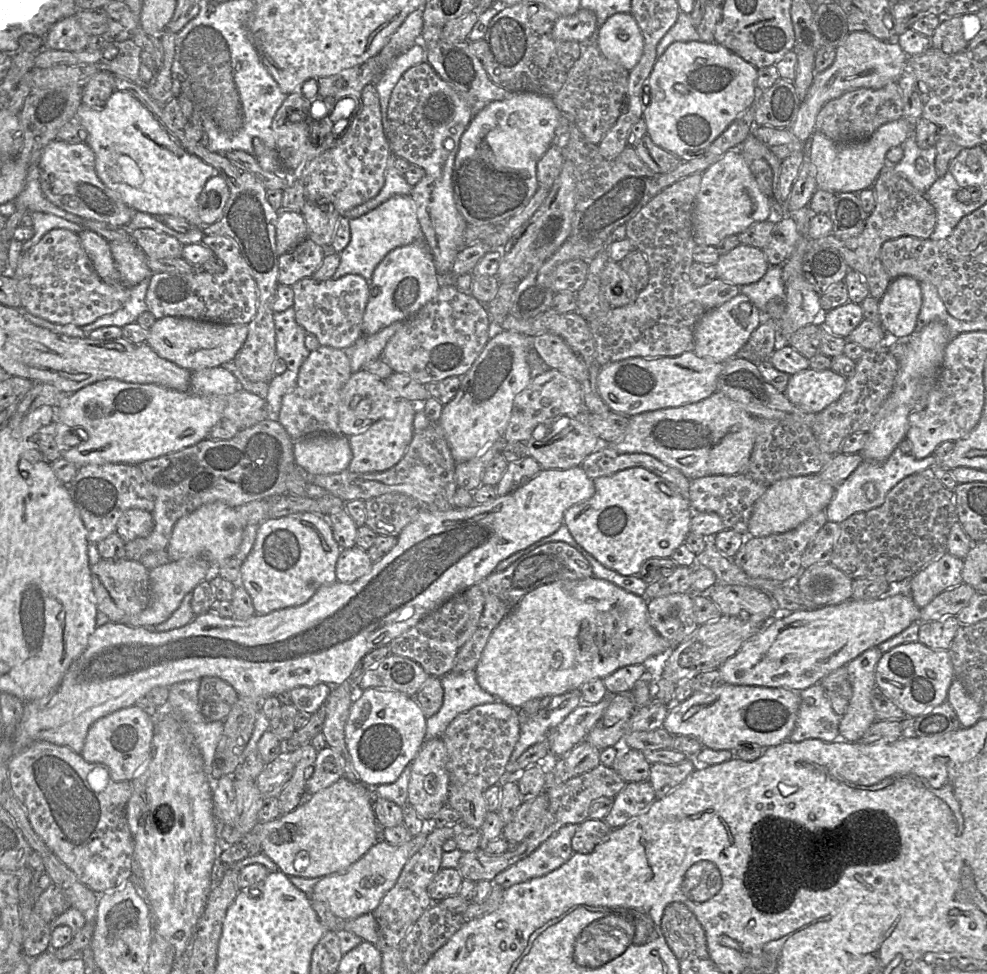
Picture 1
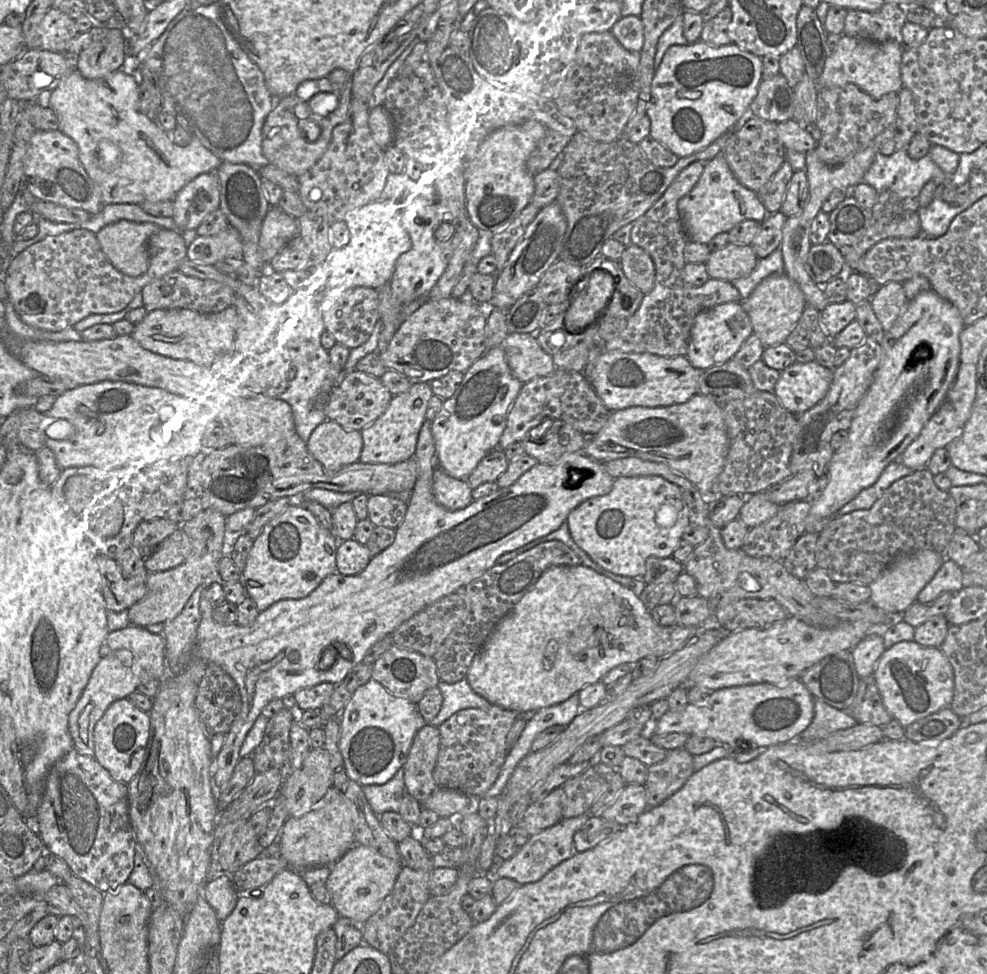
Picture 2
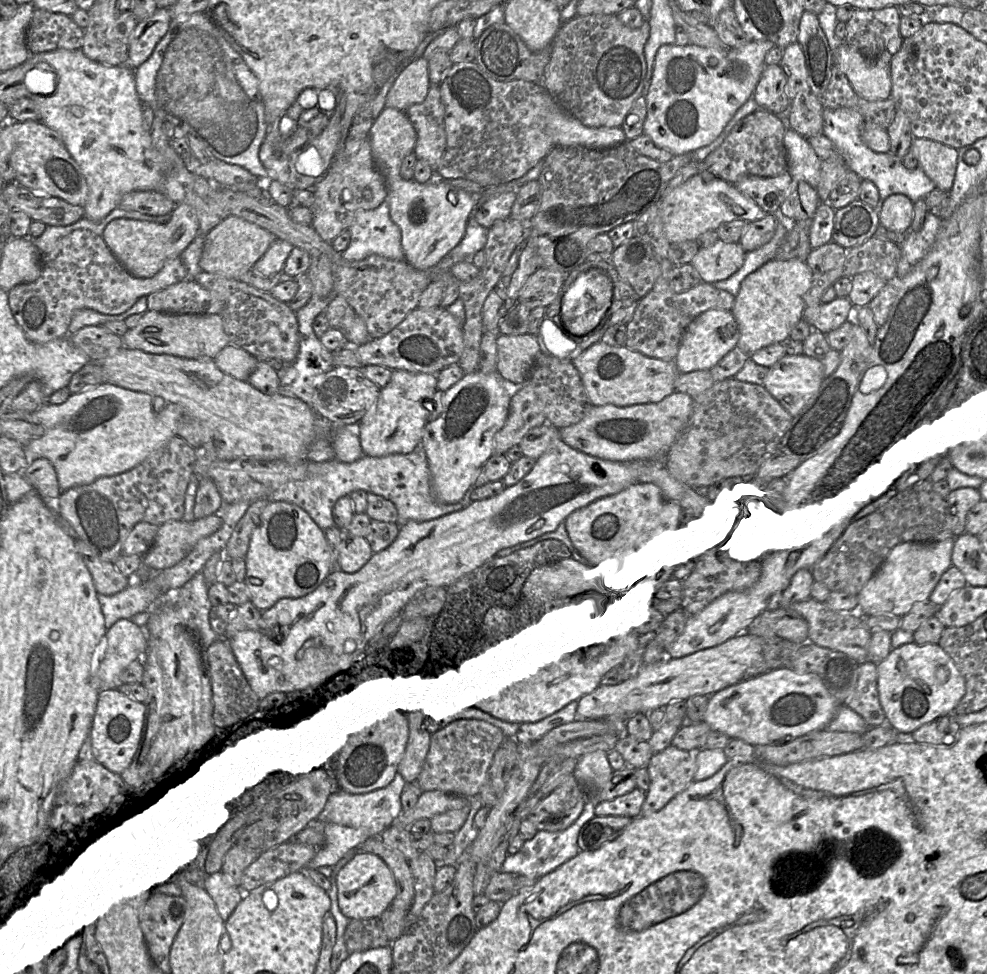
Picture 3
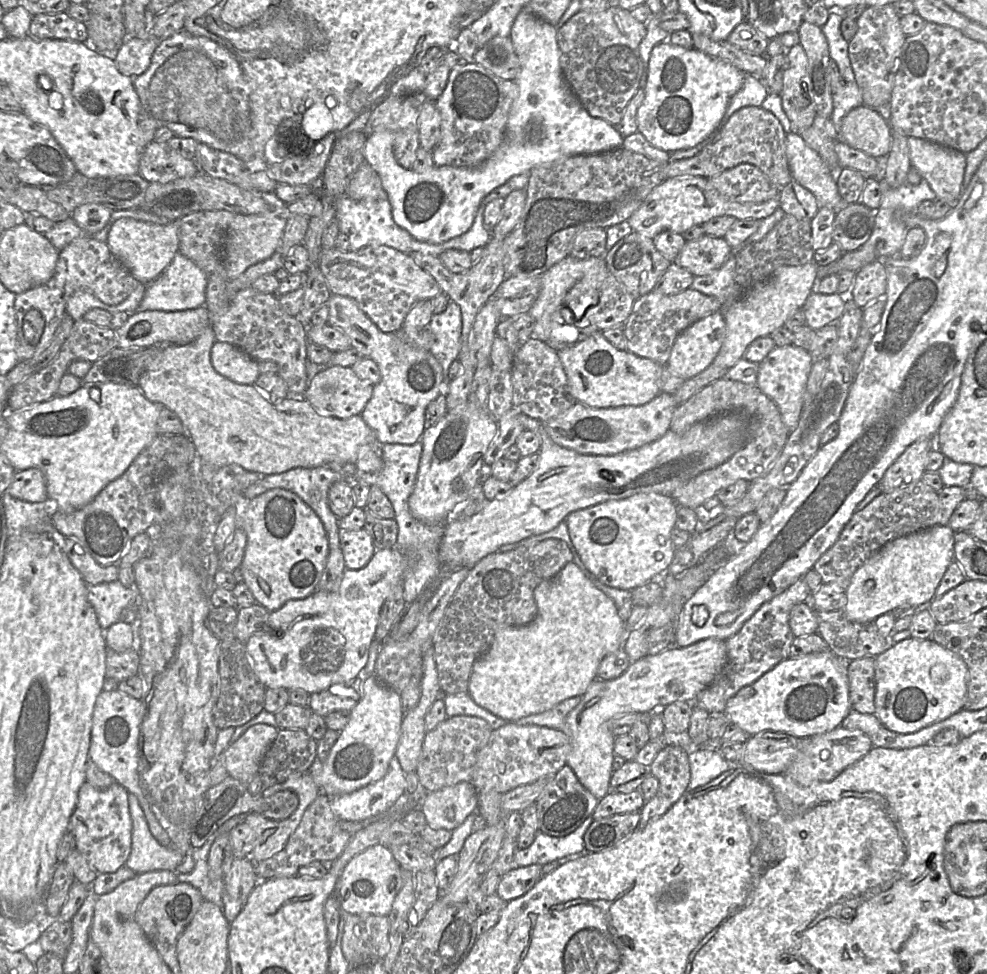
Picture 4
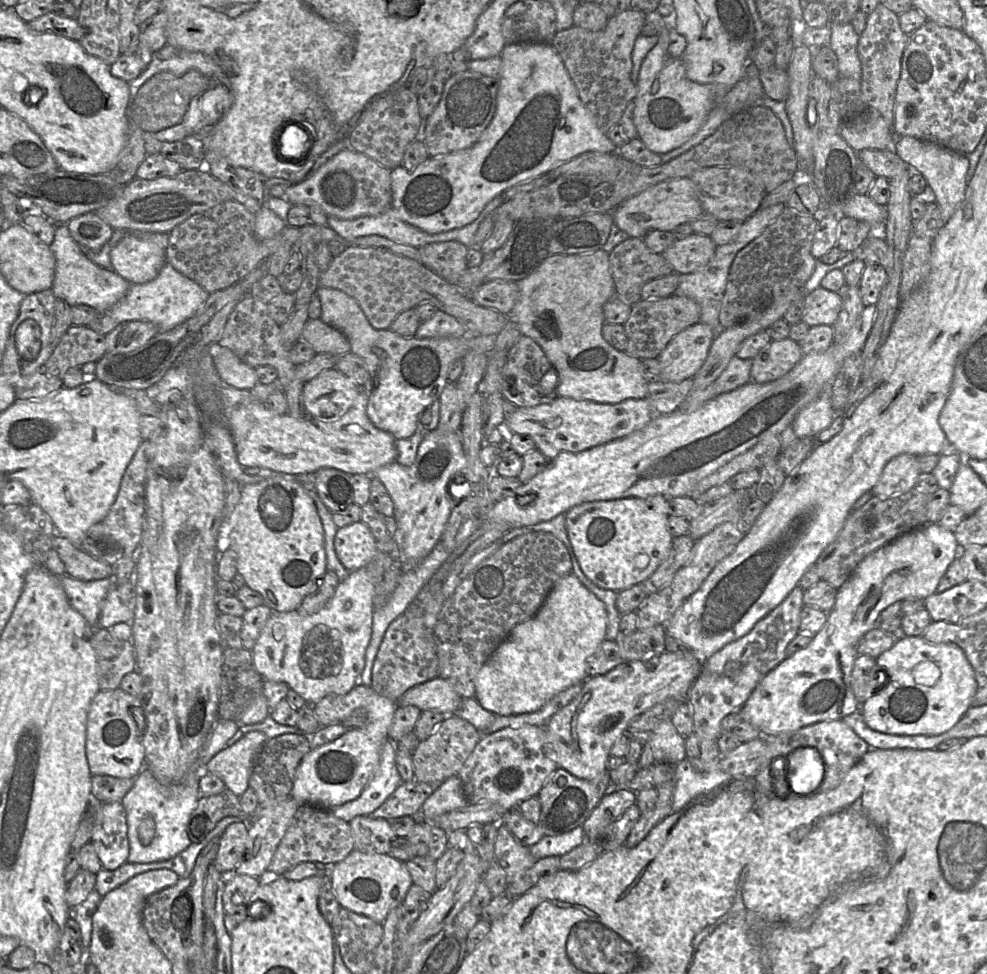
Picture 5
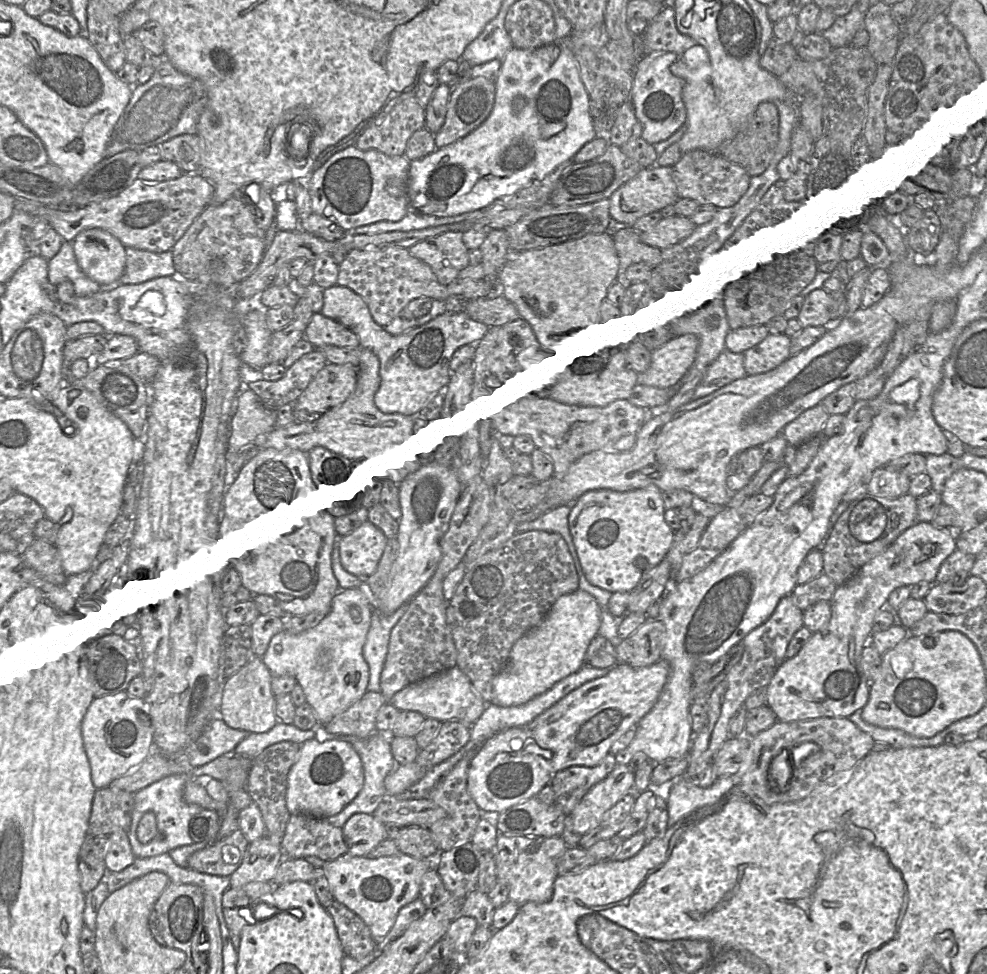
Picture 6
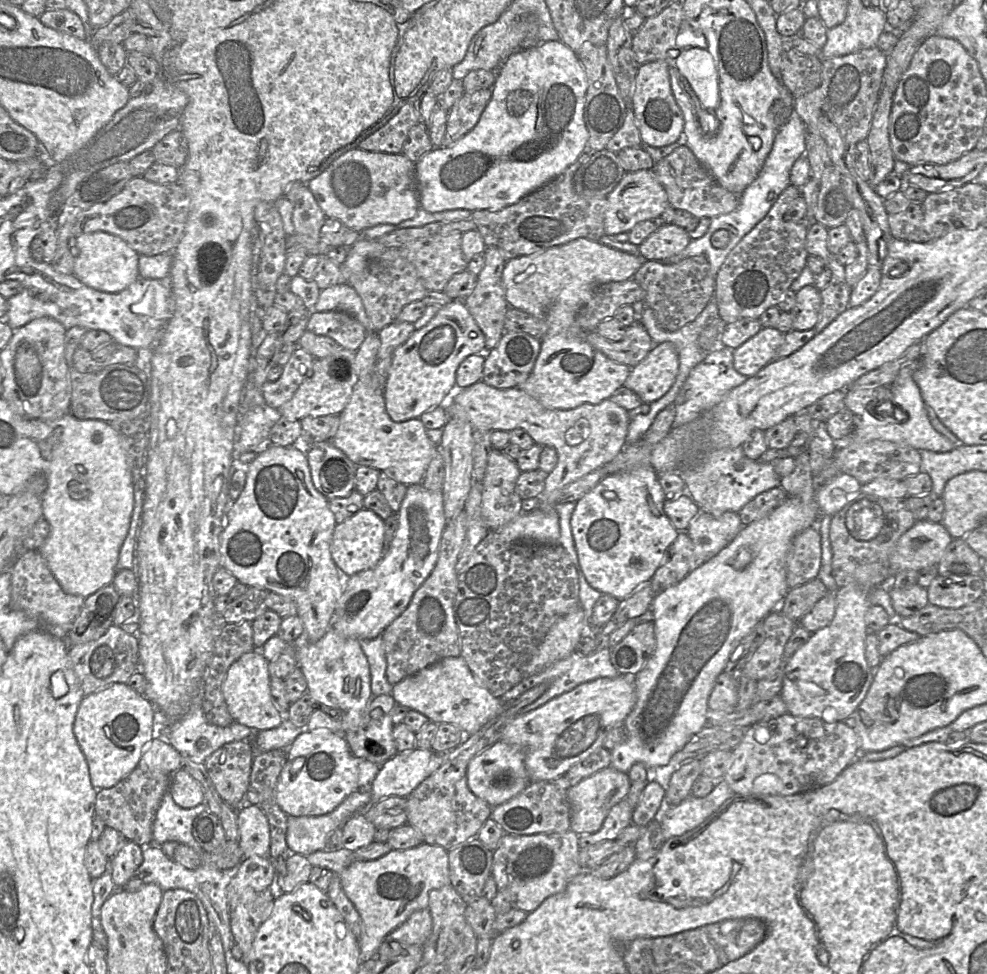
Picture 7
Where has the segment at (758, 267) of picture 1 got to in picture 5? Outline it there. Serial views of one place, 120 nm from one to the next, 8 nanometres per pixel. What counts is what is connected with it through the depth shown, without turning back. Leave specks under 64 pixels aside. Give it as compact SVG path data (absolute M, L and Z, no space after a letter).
M693 232L683 239L676 239L661 255L674 272L688 274L705 266L716 246L710 236Z

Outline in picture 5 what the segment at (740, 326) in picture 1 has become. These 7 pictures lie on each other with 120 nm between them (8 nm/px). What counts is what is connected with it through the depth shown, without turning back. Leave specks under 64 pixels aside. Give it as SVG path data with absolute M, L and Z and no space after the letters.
M698 322L675 335L657 357L661 381L680 383L699 371L715 339L707 324Z

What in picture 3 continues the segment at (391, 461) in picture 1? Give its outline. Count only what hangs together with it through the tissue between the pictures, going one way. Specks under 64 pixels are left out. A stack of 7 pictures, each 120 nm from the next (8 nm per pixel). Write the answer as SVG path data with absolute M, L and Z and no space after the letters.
M392 370L390 381L380 389L376 402L357 425L364 455L383 457L389 454L407 454L420 447L429 418L425 402L430 400L436 391L436 374Z

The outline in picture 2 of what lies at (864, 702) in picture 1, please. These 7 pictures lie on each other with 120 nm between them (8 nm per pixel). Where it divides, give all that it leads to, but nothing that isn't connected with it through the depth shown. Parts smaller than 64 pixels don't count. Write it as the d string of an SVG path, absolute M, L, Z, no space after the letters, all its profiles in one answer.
M881 632L866 636L851 650L852 657L860 678L872 675L876 665L886 650Z

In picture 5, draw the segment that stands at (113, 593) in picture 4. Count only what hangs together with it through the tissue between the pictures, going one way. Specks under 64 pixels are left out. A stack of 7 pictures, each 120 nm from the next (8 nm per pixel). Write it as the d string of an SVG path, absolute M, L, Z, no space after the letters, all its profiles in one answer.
M68 575L59 577L71 606L94 629L98 627L101 606L112 586L112 578L83 581Z

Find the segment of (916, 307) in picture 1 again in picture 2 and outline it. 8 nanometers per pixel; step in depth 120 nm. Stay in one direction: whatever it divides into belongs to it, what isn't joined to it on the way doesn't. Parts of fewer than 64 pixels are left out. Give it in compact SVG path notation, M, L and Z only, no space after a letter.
M900 282L879 286L870 299L871 306L885 331L889 330L908 303Z

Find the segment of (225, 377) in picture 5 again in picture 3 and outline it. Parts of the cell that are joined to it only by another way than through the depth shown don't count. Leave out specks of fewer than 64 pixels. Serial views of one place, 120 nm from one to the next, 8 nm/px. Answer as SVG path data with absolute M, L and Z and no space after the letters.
M229 344L217 354L214 362L222 372L247 381L259 361L244 349Z

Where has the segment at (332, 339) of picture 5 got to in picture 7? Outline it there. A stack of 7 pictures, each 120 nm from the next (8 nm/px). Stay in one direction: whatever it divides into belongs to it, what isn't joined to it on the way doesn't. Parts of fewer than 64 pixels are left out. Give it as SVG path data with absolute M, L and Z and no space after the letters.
M311 310L306 330L321 336L327 336L342 348L356 352L368 332L351 315L341 311L317 312Z

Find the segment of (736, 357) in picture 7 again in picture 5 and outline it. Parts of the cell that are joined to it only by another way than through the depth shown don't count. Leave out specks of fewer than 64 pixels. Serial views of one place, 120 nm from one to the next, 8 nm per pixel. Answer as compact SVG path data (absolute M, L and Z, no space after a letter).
M789 337L770 341L752 359L750 378L754 383L767 383L787 374L803 357L799 343Z

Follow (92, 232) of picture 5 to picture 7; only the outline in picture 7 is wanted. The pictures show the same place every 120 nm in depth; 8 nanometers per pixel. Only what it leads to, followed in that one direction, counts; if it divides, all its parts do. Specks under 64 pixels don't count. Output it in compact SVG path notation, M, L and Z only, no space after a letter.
M107 232L80 234L75 237L73 275L84 285L105 293L119 293L139 278L139 254L124 240Z

